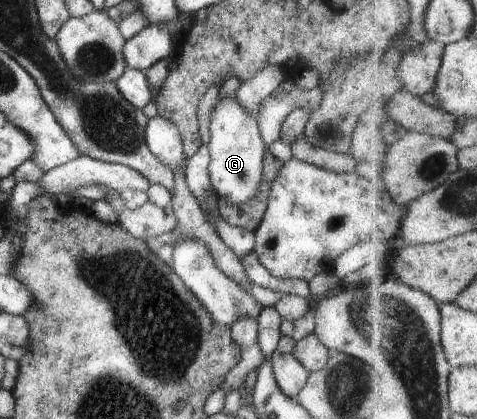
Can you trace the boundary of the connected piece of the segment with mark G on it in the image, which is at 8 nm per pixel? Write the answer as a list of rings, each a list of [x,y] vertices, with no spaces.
[[[218,97],[217,103],[215,103],[215,107],[213,111],[211,111],[210,121],[209,121],[209,133],[210,133],[210,141],[207,144],[209,150],[209,163],[207,164],[207,175],[210,181],[210,189],[213,191],[214,195],[217,197],[225,197],[226,201],[229,204],[242,204],[250,200],[254,195],[255,192],[258,190],[258,185],[261,179],[261,172],[263,167],[263,158],[264,153],[266,152],[266,145],[263,143],[262,137],[259,135],[257,131],[256,121],[255,118],[248,112],[241,107],[237,101],[233,98],[224,98],[221,100]]]

